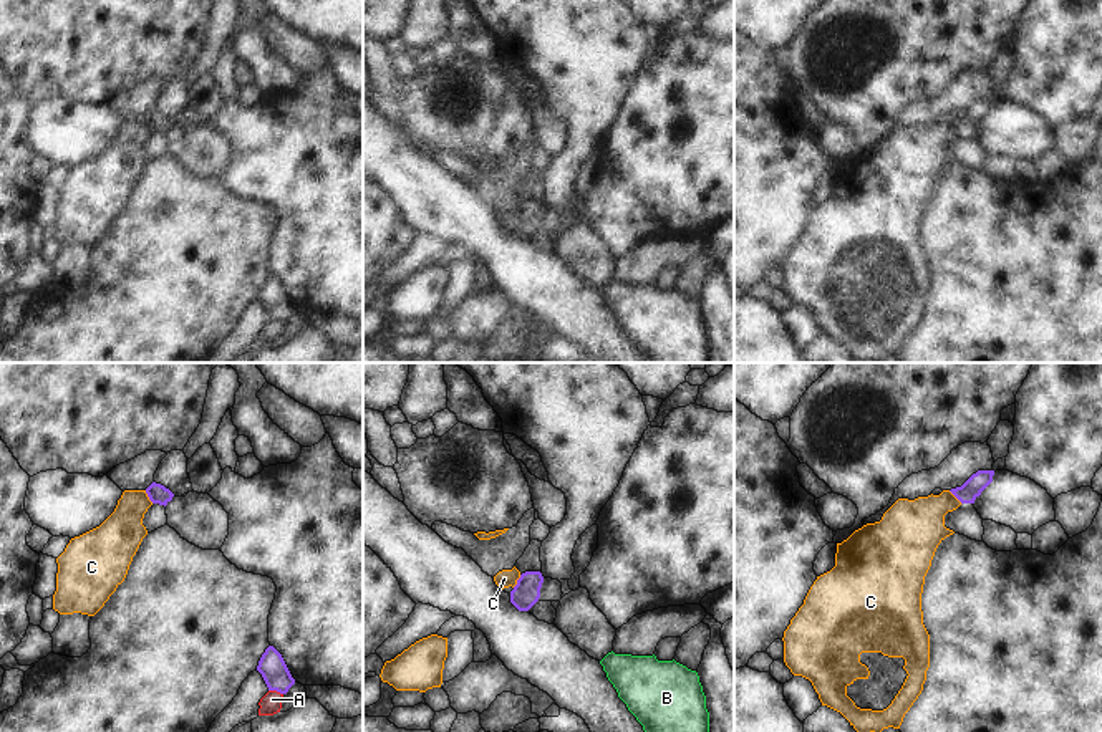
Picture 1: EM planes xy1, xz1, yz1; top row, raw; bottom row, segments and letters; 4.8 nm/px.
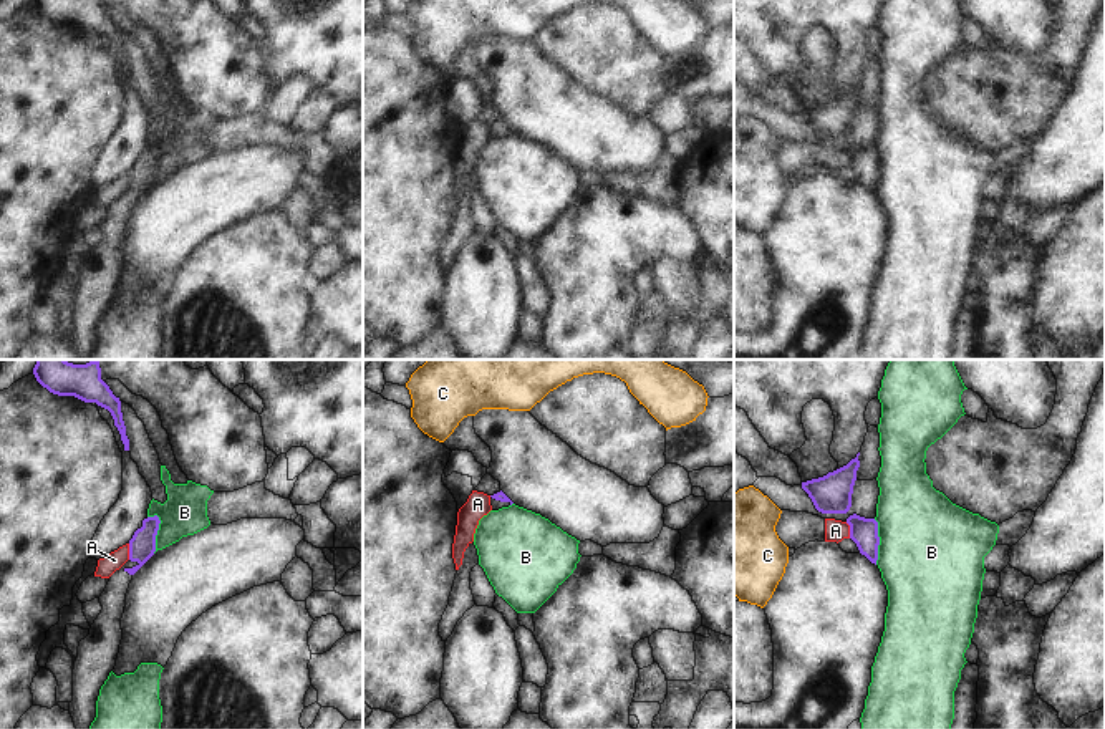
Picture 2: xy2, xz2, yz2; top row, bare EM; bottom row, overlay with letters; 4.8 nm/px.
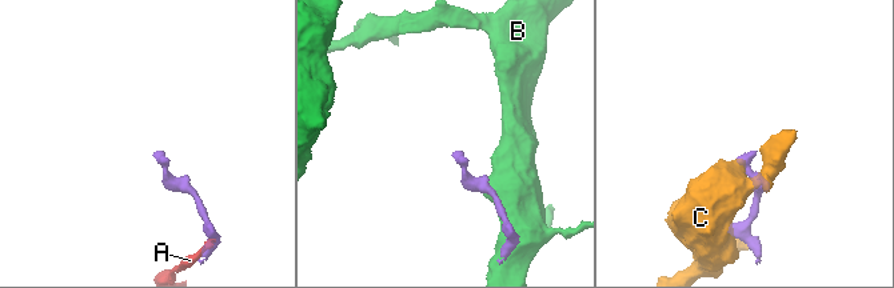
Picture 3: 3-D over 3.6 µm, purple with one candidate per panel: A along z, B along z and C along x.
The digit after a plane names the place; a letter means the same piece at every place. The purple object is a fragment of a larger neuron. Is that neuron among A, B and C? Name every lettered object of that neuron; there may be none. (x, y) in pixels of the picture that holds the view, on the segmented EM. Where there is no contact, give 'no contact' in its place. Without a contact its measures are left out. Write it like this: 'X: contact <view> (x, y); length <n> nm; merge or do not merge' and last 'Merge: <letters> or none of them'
A: contact xy2 (130, 552); length 80 nm; do not merge
B: contact xy2 (156, 534); length 190 nm; do not merge
C: contact xy1 (148, 496); length 80 nm; do not merge
Merge: none of them

